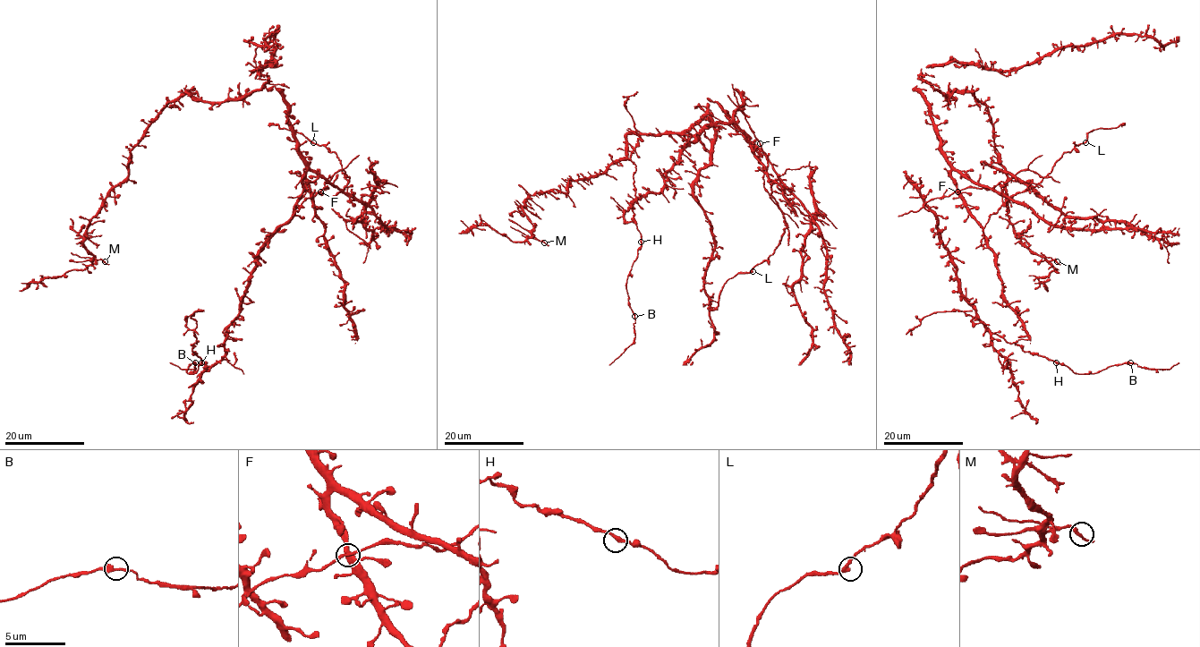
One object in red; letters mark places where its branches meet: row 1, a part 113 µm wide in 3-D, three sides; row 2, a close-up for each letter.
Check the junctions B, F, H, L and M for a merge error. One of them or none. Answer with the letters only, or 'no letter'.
no letter

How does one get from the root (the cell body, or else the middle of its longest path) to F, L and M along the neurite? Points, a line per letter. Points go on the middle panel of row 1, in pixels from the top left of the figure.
F: (744, 135), (769, 160), (760, 143)
L: (744, 135), (769, 160), (762, 178), (763, 187), (782, 214), (786, 225), (779, 244), (753, 271)
M: (744, 135), (714, 101), (680, 132), (627, 134), (626, 155), (603, 173), (526, 200), (544, 242)

